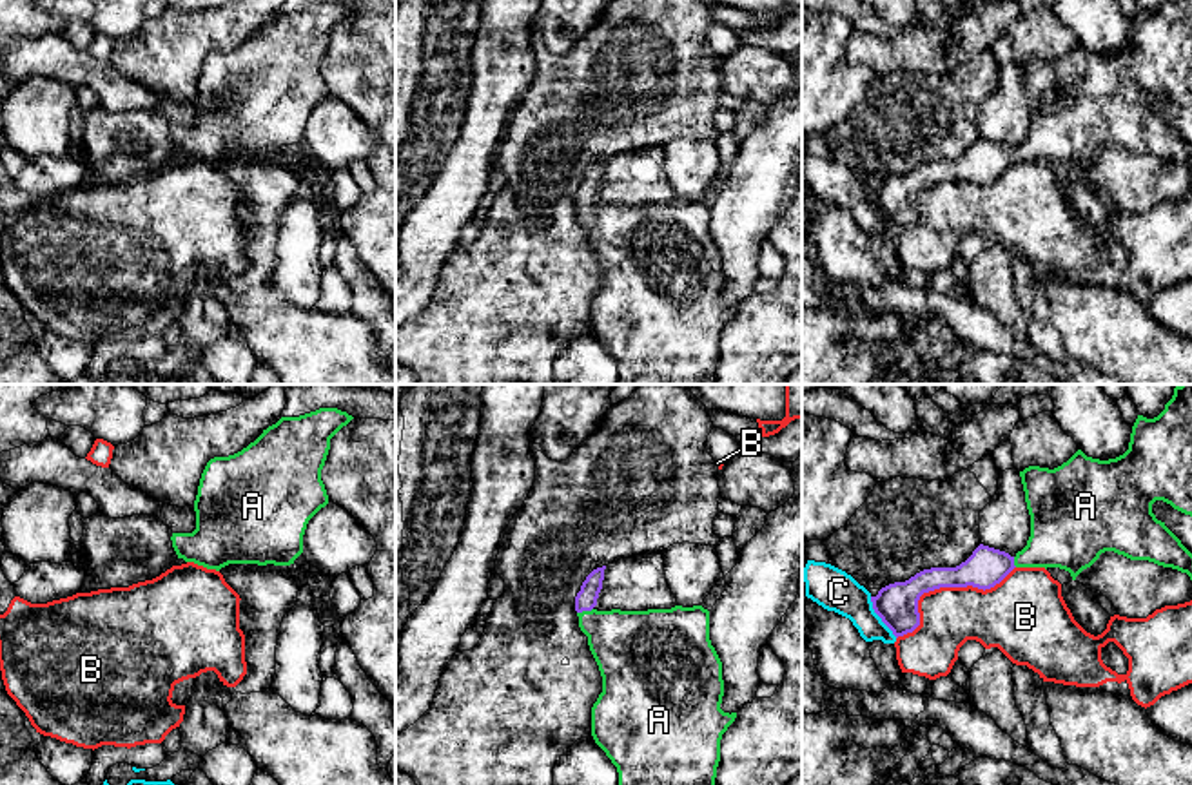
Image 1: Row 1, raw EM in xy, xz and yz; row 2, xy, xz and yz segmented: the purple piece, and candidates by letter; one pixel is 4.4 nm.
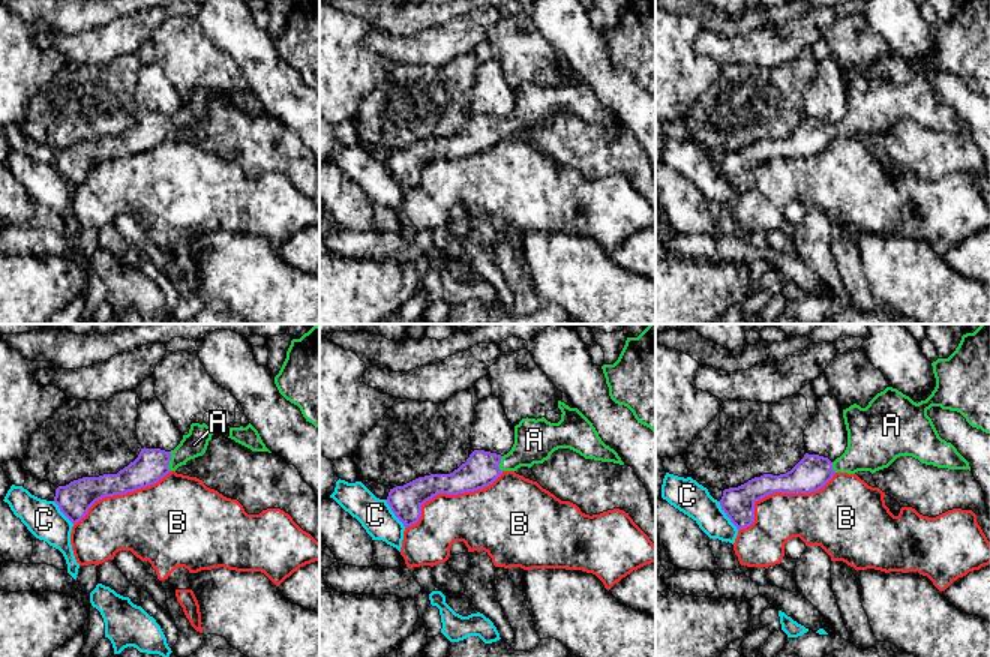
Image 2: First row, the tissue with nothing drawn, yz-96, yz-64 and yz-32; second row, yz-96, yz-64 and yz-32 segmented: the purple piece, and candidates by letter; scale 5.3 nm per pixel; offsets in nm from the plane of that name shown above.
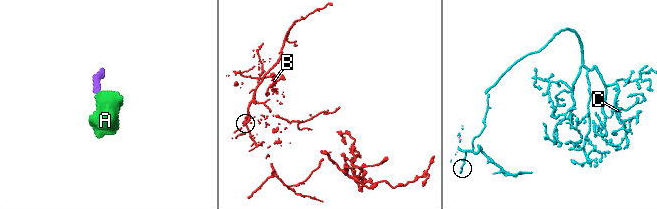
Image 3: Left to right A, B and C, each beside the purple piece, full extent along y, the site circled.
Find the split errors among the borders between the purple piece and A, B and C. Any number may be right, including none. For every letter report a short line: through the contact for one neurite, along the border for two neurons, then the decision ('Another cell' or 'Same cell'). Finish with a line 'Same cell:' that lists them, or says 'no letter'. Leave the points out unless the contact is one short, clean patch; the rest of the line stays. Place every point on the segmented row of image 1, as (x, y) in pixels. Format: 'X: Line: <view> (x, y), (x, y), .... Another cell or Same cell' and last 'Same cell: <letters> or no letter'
A: Line: xz (586, 599), (585, 610), (606, 631), (628, 646). Same cell
B: Another cell
C: Line: yz (869, 597), (873, 611), (897, 637). Another cell
Same cell: A

